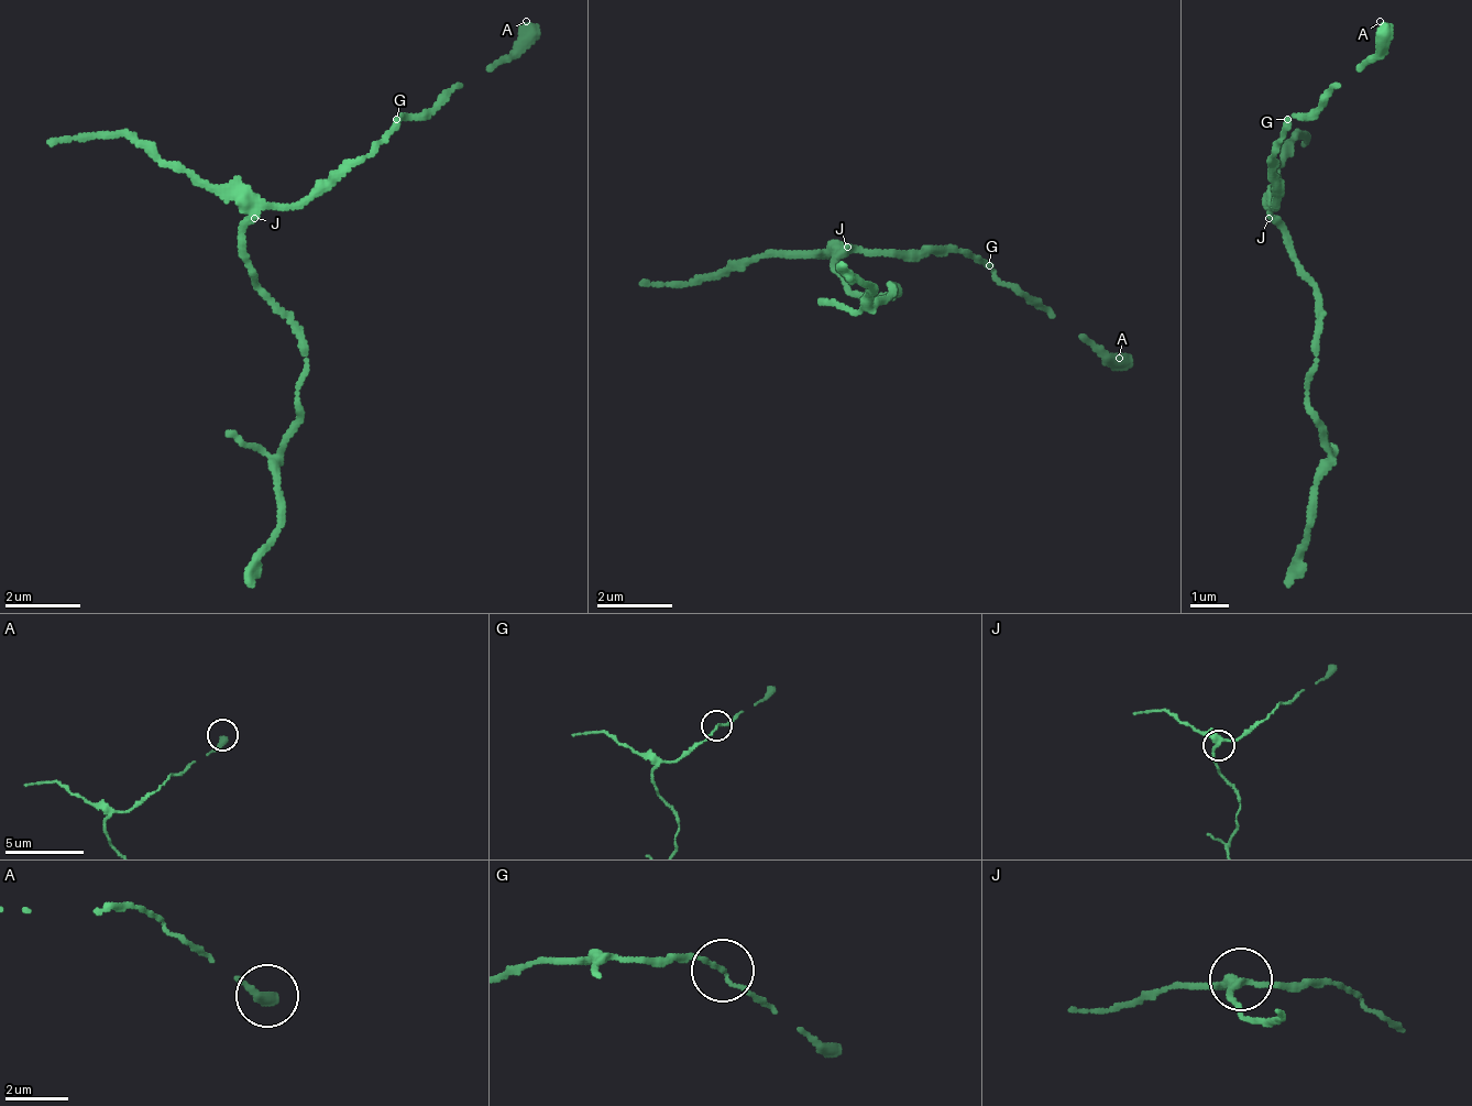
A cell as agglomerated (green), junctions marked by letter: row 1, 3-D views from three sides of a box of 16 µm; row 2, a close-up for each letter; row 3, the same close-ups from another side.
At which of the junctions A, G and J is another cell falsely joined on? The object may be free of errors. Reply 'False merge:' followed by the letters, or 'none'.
False merge: J

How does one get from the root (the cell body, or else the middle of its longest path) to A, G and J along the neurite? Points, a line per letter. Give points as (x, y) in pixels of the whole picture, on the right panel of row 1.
A: (1295, 239), (1276, 220), (1276, 144), (1295, 116), (1314, 116), (1380, 50), (1380, 21)
G: (1295, 239), (1276, 220), (1276, 144), (1285, 135), (1285, 116)
J: (1295, 239), (1285, 239), (1266, 220)

